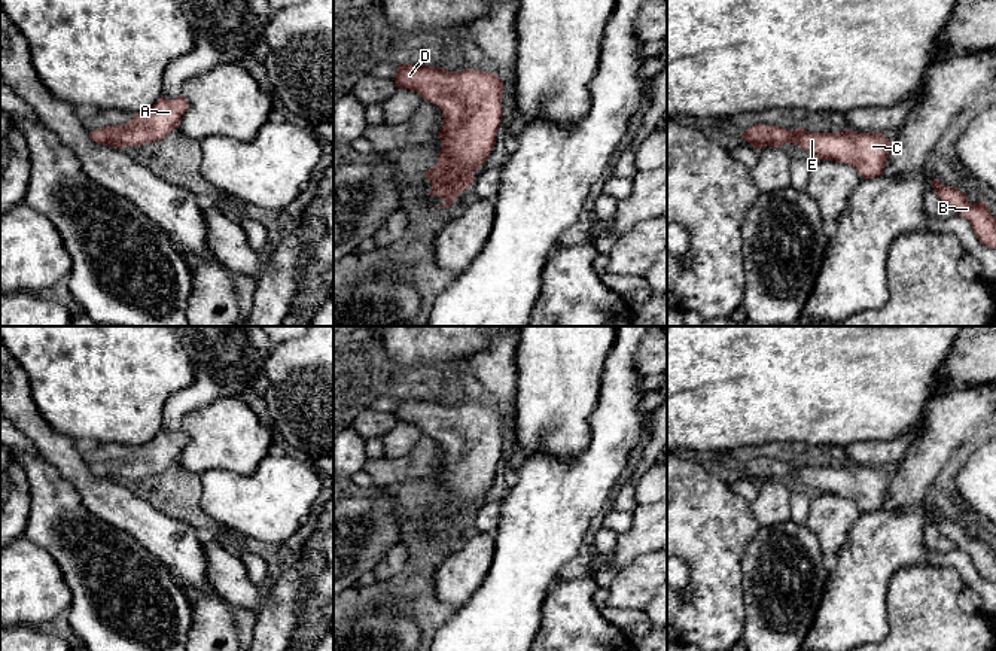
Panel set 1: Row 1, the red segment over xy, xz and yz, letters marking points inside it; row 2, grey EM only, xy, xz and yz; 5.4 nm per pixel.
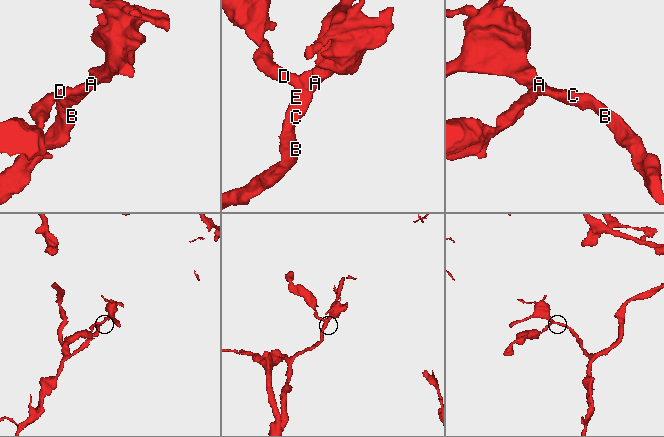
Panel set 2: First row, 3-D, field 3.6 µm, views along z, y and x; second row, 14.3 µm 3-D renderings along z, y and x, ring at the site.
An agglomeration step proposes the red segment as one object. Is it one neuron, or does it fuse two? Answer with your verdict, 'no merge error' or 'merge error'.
no merge error

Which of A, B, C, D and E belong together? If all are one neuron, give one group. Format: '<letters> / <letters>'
A B C D E

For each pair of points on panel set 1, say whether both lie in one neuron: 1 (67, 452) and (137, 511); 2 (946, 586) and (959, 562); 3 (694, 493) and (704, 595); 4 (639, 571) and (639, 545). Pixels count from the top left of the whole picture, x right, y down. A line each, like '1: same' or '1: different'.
1: same
2: different
3: same
4: different

